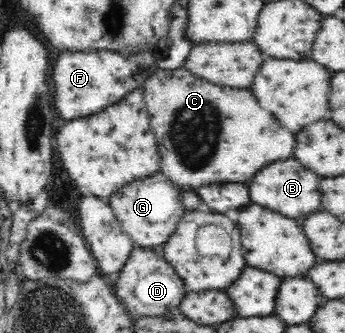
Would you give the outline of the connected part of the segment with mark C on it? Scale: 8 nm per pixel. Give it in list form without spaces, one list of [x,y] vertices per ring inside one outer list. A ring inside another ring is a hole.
[[[183,65],[175,70],[158,68],[155,74],[145,80],[142,98],[144,105],[147,105],[152,132],[159,144],[161,171],[182,189],[199,188],[221,181],[249,181],[273,161],[293,157],[297,143],[295,133],[285,129],[273,113],[263,109],[251,89],[233,89],[228,85],[217,84],[195,76]]]

